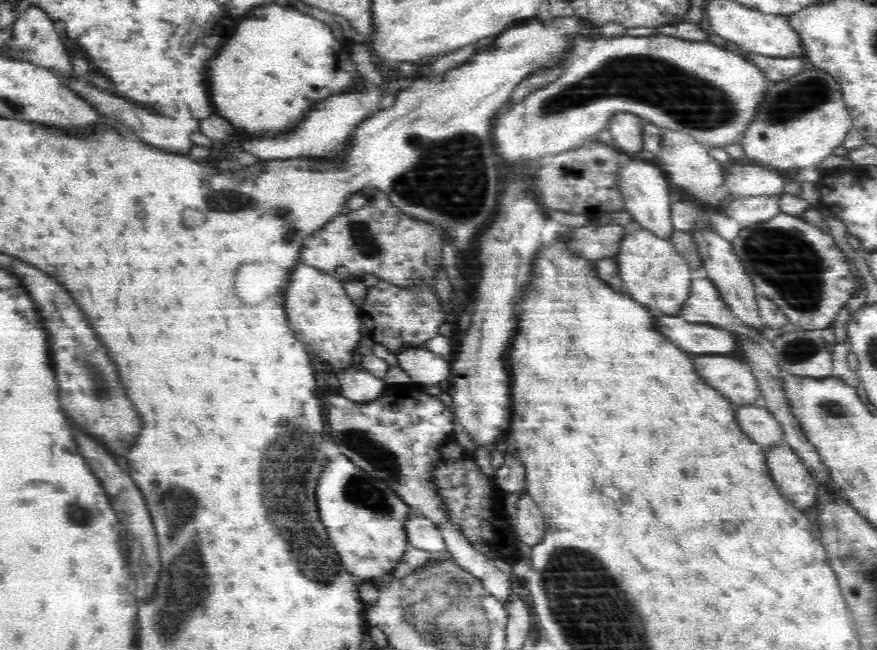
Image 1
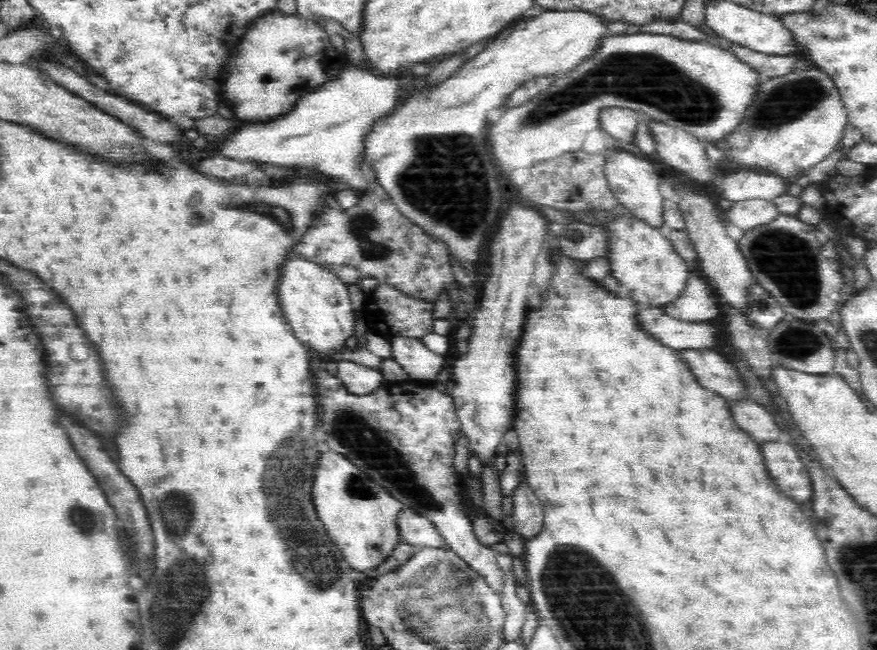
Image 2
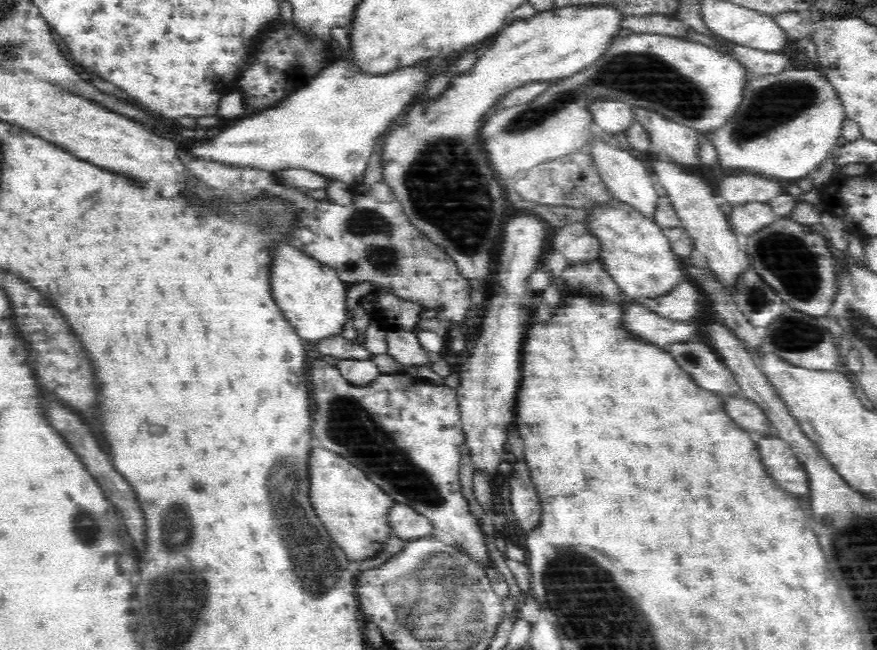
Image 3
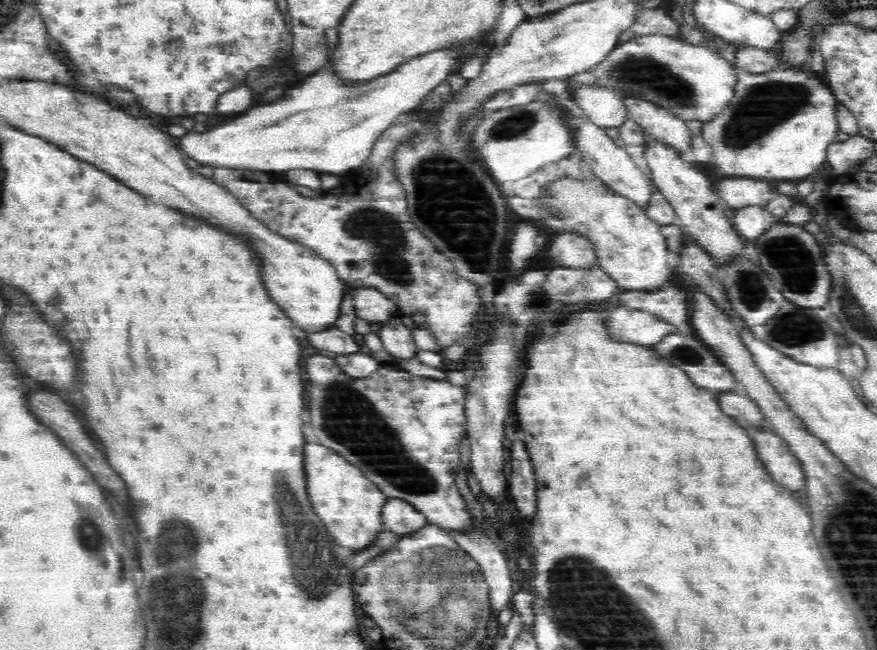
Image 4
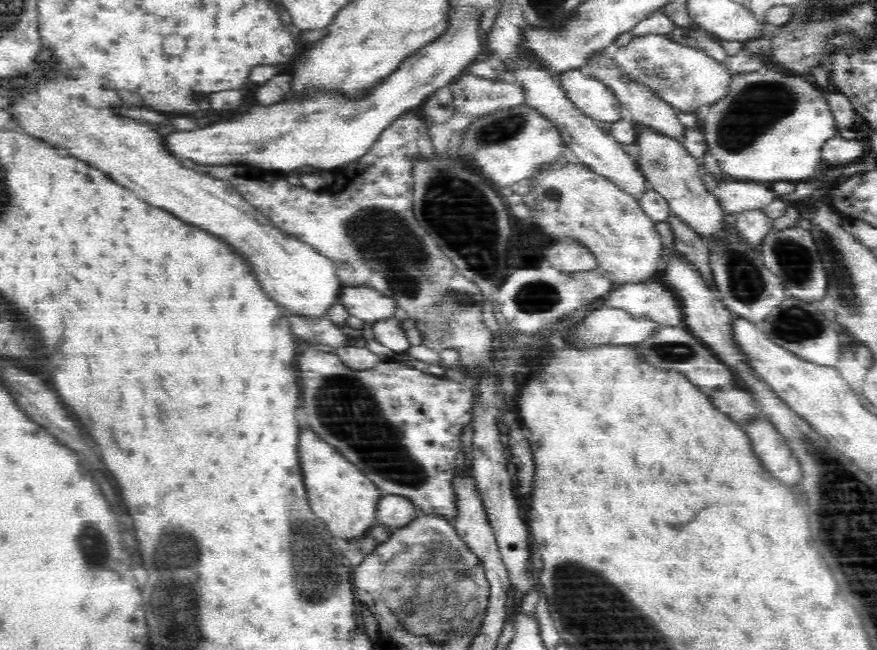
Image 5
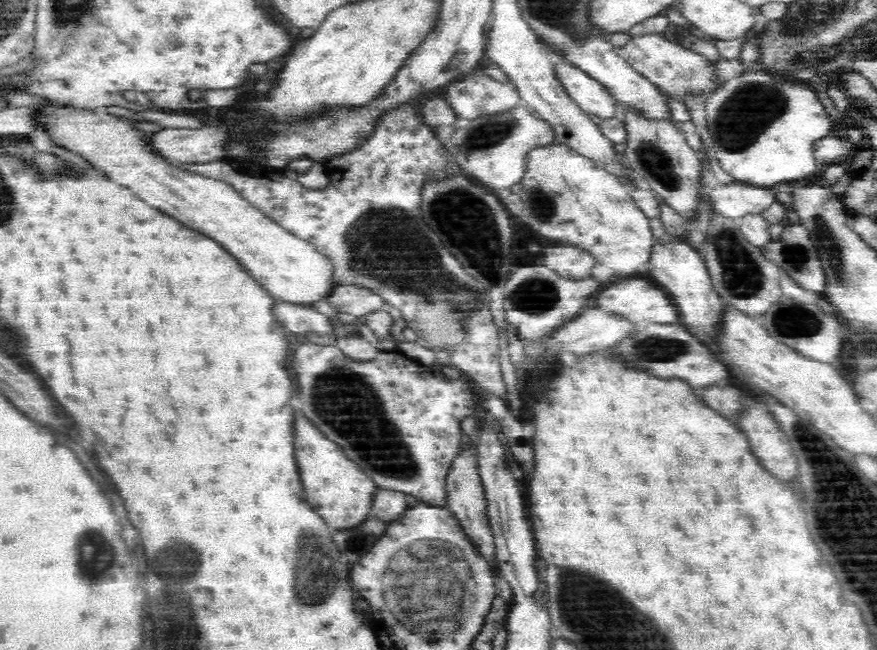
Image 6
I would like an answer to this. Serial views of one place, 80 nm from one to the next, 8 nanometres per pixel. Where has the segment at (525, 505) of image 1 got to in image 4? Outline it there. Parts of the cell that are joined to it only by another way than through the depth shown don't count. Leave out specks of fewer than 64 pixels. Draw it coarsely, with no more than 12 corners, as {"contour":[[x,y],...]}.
{"contour":[[522,442],[508,451],[508,498],[526,522],[538,512],[538,488]]}

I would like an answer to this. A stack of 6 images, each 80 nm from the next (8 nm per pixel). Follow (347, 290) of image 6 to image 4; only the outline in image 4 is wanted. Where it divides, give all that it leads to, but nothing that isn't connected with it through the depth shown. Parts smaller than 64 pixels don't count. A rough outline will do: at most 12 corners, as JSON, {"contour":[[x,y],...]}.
{"contour":[[350,288],[355,315],[368,323],[396,317],[376,288]]}

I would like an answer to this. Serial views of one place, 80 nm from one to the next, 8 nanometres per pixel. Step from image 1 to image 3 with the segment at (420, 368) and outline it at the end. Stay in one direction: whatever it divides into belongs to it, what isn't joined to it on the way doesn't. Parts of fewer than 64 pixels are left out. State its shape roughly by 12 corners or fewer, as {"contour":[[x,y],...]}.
{"contour":[[387,334],[387,355],[408,368],[432,368],[436,354],[414,334]]}

